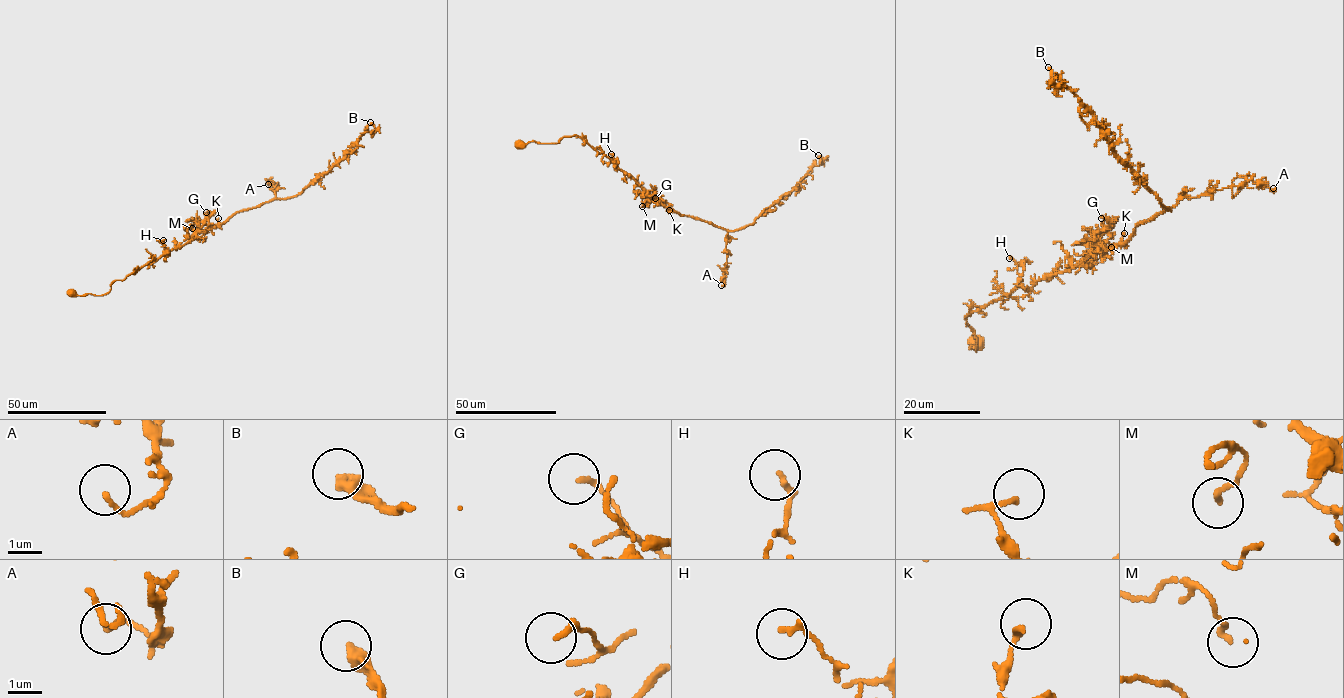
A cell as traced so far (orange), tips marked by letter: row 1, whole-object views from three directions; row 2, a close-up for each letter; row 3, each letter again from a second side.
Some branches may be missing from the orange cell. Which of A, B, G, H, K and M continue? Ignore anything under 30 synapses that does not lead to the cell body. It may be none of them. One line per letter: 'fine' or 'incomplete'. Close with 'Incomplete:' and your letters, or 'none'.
A: fine
B: fine
G: fine
H: fine
K: fine
M: fine
Incomplete: none

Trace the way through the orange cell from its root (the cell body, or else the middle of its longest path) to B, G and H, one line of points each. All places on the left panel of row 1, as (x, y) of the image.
B: (73, 293), (102, 296), (114, 281), (197, 232), (237, 212), (299, 194), (364, 133), (376, 131), (370, 122)
G: (73, 293), (107, 294), (116, 280), (191, 240), (199, 224), (212, 213), (206, 212)
H: (73, 293), (80, 296), (107, 294), (114, 281), (123, 280), (160, 258), (164, 250), (163, 240)

